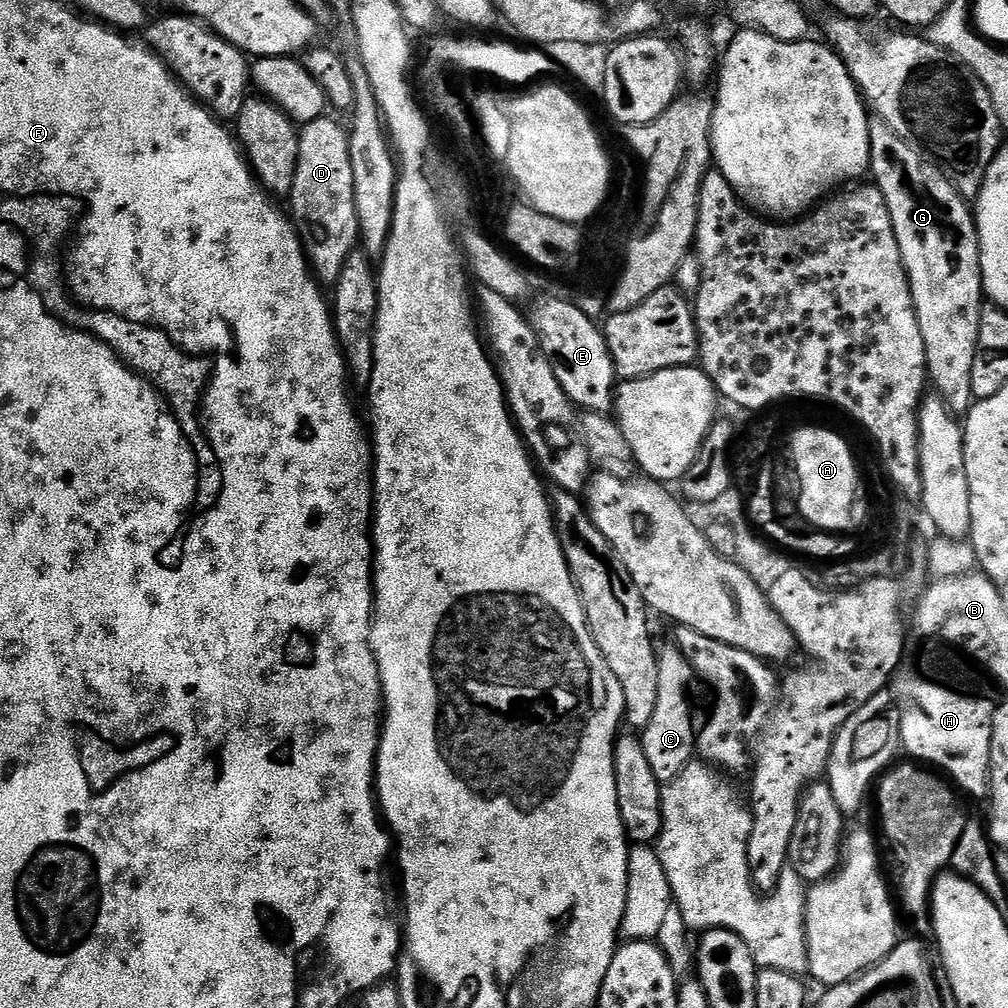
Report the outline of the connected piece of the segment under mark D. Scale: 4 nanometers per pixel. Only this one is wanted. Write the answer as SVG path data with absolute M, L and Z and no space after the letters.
M321 118L299 129L298 166L294 174L291 219L300 237L310 271L324 286L334 286L342 274L342 262L357 251L360 239L355 213L354 169L351 165L349 133L329 118Z

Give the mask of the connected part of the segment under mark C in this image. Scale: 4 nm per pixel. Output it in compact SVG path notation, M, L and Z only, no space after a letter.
M675 646L660 648L656 657L658 662L658 706L650 722L639 733L640 745L650 761L650 770L654 770L661 785L669 784L688 764L693 763L697 755L697 721L692 721L692 704L688 701L688 683L694 680L694 672L689 662Z

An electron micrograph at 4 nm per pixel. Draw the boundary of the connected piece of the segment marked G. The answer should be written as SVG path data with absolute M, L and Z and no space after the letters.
M873 119L868 125L868 130L870 132L870 176L876 179L873 180L875 187L879 188L880 193L886 198L886 206L890 210L890 222L894 230L894 238L898 242L898 250L902 254L902 262L908 275L908 285L912 291L912 305L916 311L918 326L922 330L922 342L926 346L926 362L928 363L927 379L930 381L931 387L932 384L936 387L933 389L944 400L944 404L949 411L953 414L967 413L974 403L972 387L970 386L970 370L974 370L974 354L978 346L982 289L984 286L980 277L980 243L978 242L978 234L976 233L973 209L970 207L969 201L960 196L958 190L954 190L951 182L941 174L939 168L923 152L913 148L911 144L908 144L902 138L898 138L881 120Z

